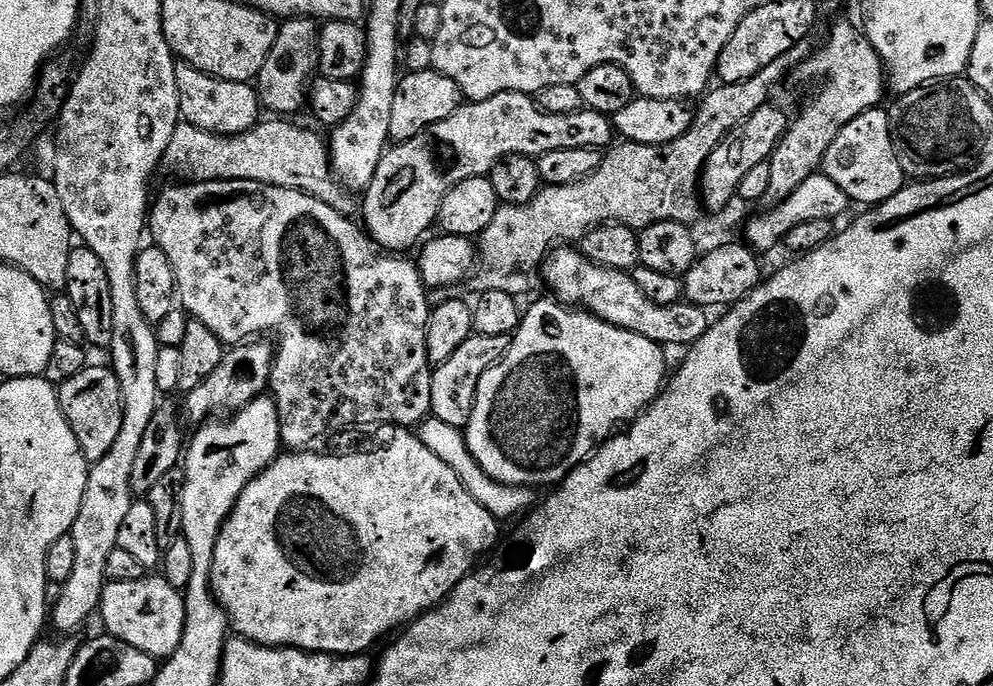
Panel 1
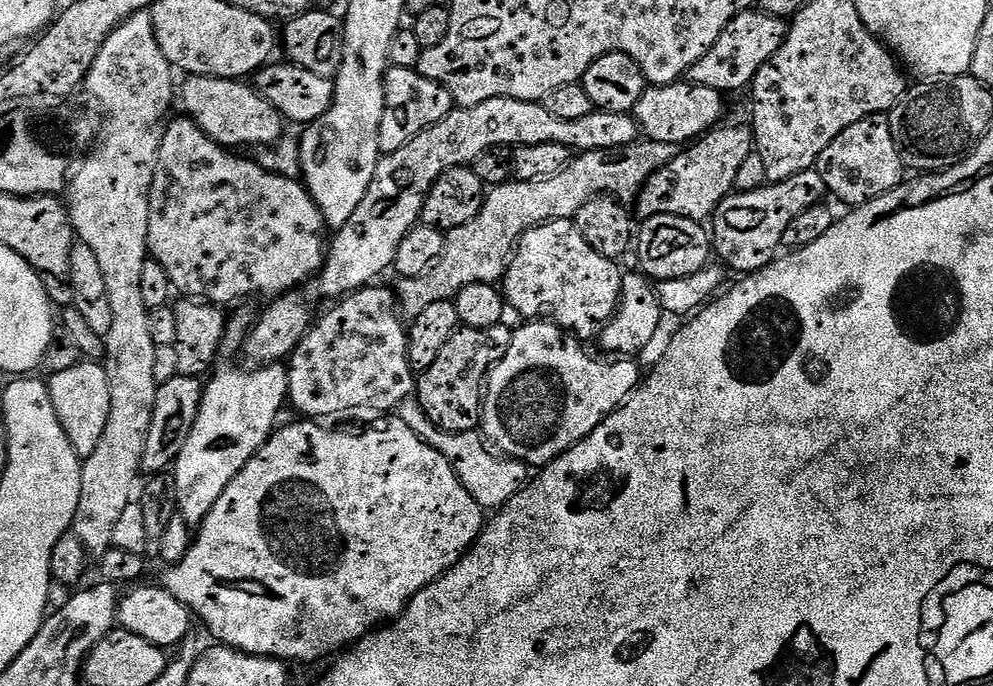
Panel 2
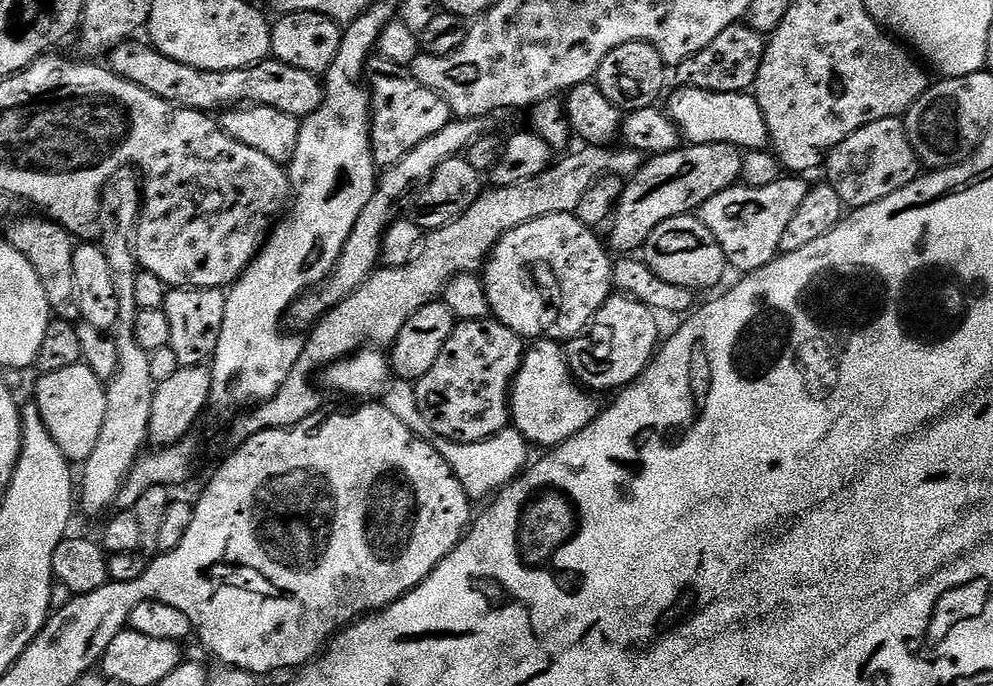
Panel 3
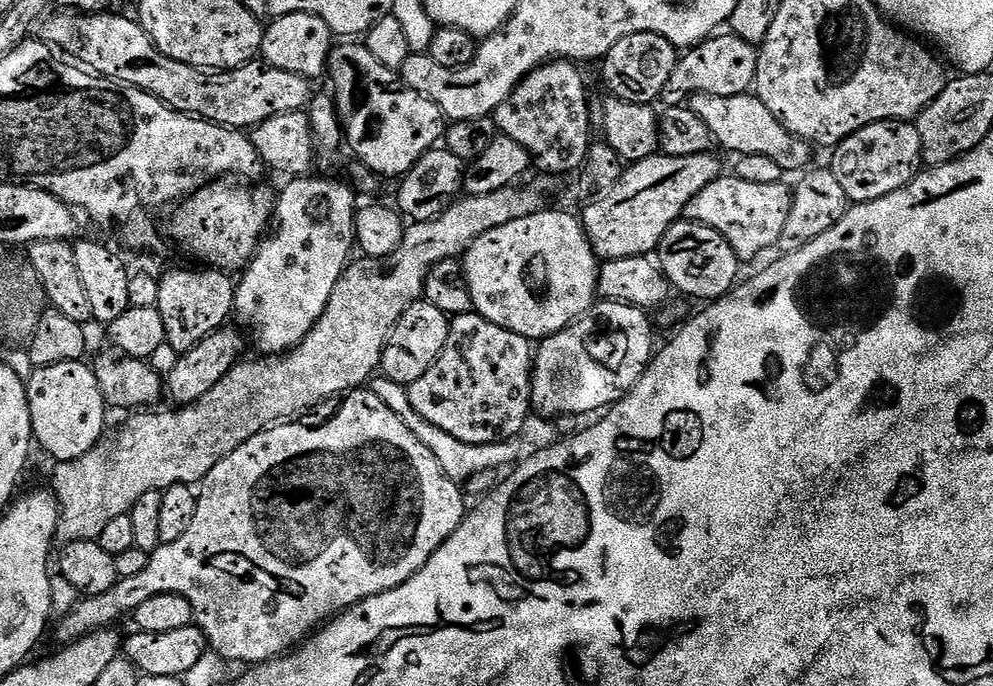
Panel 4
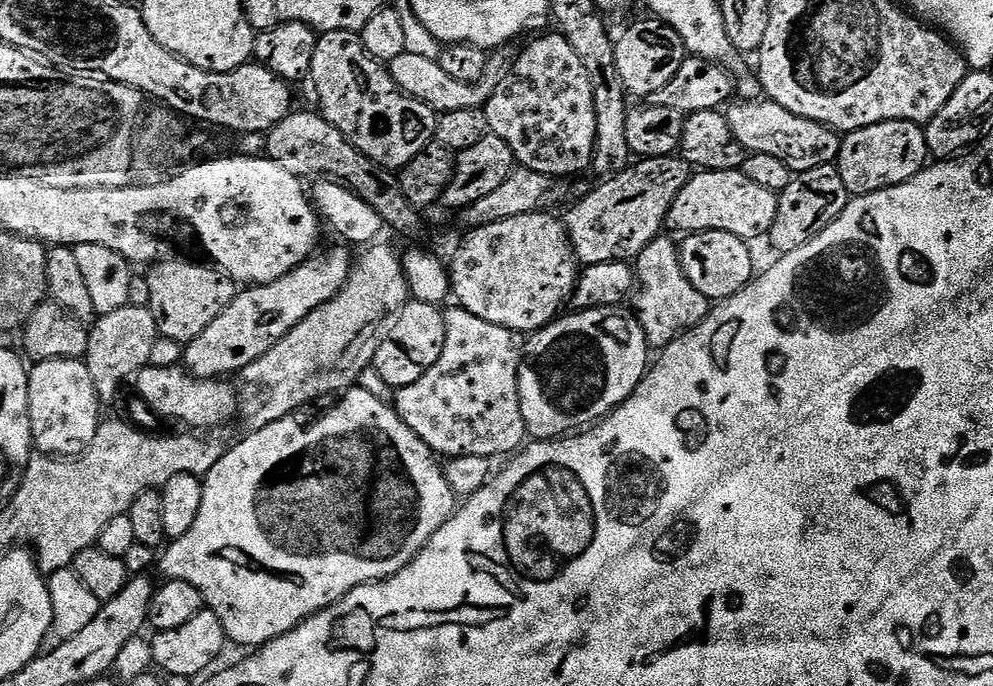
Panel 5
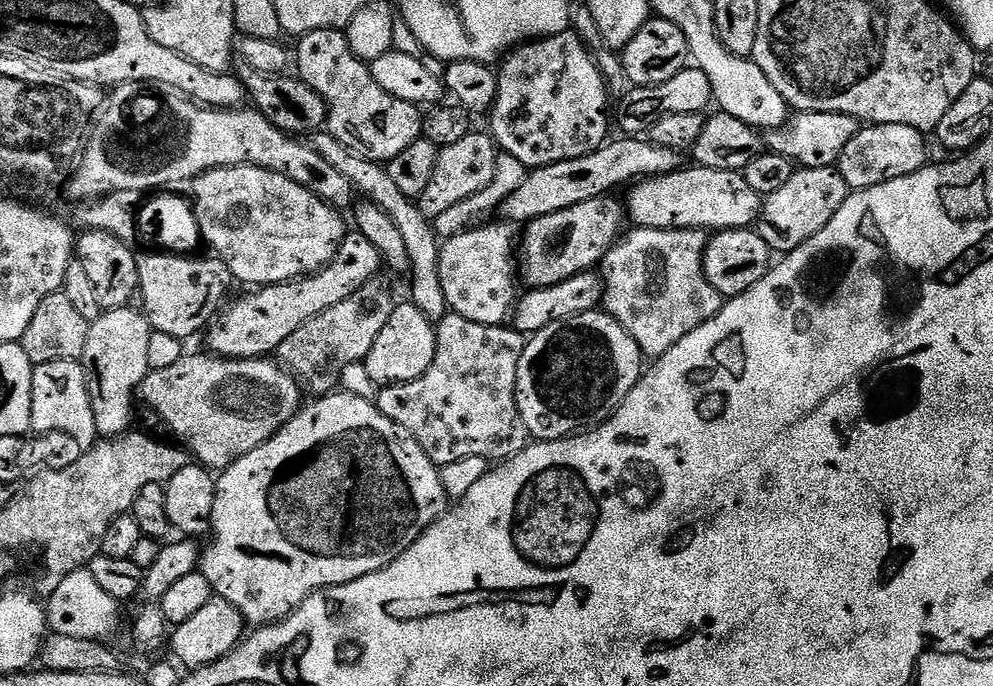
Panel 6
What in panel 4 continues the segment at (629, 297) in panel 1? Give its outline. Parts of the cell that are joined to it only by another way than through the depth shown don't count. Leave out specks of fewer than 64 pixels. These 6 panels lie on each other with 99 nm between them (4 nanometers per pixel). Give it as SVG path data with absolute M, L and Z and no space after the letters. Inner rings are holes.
M545 210L538 214L530 214L530 218L518 218L506 222L502 226L498 226L494 230L486 230L486 234L482 234L471 244L464 252L462 257L462 278L468 283L470 290L470 298L472 299L472 307L479 316L489 320L494 326L502 326L506 330L514 330L514 334L522 334L522 338L539 342L546 339L547 336L558 334L562 330L566 330L575 320L580 320L590 311L593 304L598 300L598 289L600 287L600 265L596 251L590 246L588 236L584 233L583 223L579 219L576 220L568 212L552 212L553 210Z

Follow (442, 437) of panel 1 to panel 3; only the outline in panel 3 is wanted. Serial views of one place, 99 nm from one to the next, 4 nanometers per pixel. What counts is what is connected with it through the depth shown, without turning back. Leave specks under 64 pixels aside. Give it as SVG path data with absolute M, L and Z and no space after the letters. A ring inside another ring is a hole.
M393 379L388 389L384 391L382 403L386 410L390 410L390 414L394 414L394 418L398 418L398 422L402 422L402 426L409 428L418 438L432 443L434 450L438 450L438 454L442 454L442 458L450 466L454 478L458 478L468 499L473 502L484 499L487 501L489 498L495 497L497 492L512 483L525 468L529 467L529 442L514 426L505 428L497 436L491 436L482 442L473 444L459 444L453 440L436 436L434 430L430 430L426 418L422 418L422 410L418 410L416 385L413 381Z

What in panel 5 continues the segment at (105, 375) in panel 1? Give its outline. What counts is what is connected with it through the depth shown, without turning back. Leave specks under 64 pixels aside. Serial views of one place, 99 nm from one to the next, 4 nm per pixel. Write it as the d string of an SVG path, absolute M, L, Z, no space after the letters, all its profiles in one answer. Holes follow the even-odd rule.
M83 359L78 360L42 360L31 365L28 374L28 413L30 414L30 430L32 431L32 443L37 453L51 456L53 458L75 458L82 455L88 450L90 442L94 442L94 434L98 430L98 426L102 423L102 415L100 416L100 407L102 401L96 393L94 386L94 378L90 378L90 370L87 363Z

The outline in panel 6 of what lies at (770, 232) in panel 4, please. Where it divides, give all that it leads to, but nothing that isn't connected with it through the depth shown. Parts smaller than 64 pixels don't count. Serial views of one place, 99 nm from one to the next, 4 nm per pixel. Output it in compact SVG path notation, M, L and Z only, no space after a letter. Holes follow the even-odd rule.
M699 166L681 167L679 172L641 179L631 185L632 197L626 200L626 216L639 228L695 228L727 230L752 228L757 223L762 198L750 190L744 175L730 170Z

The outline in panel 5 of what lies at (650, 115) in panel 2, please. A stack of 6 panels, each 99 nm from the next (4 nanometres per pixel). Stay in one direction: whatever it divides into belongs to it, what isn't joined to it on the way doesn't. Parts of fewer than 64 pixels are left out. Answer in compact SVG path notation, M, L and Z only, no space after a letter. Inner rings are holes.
M757 98L729 103L726 115L730 122L730 130L745 153L774 154L774 158L786 162L786 166L790 166L794 174L836 162L841 137L833 128L827 128L824 124L807 120L798 114L790 114L790 110L778 106L770 99Z

